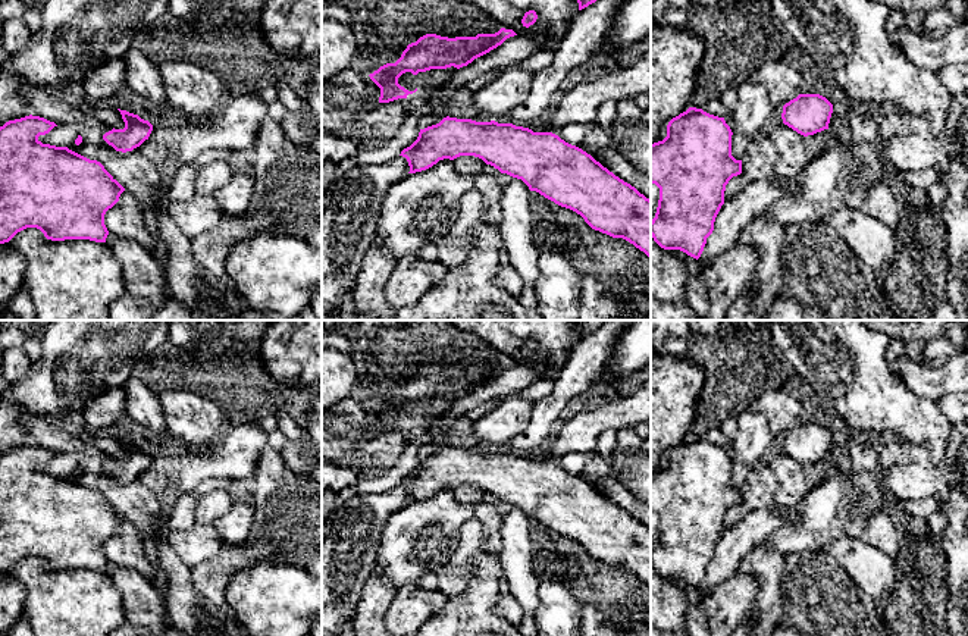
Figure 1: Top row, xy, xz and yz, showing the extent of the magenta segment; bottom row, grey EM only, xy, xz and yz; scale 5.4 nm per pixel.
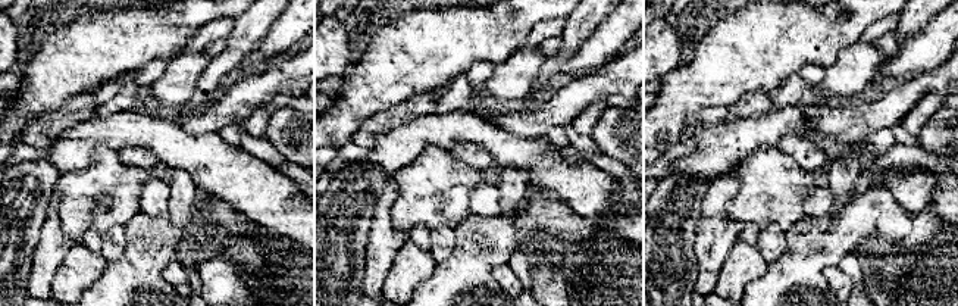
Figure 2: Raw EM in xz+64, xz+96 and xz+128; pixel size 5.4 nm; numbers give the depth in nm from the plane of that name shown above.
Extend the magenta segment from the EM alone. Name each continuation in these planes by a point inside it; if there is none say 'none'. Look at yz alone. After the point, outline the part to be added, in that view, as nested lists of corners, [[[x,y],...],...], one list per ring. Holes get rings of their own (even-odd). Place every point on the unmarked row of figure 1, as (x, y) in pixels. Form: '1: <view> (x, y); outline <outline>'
none

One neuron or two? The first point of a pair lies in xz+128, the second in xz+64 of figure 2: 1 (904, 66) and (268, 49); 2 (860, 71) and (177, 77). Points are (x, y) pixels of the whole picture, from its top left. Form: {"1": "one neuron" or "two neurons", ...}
{"1": "one neuron", "2": "one neuron"}

